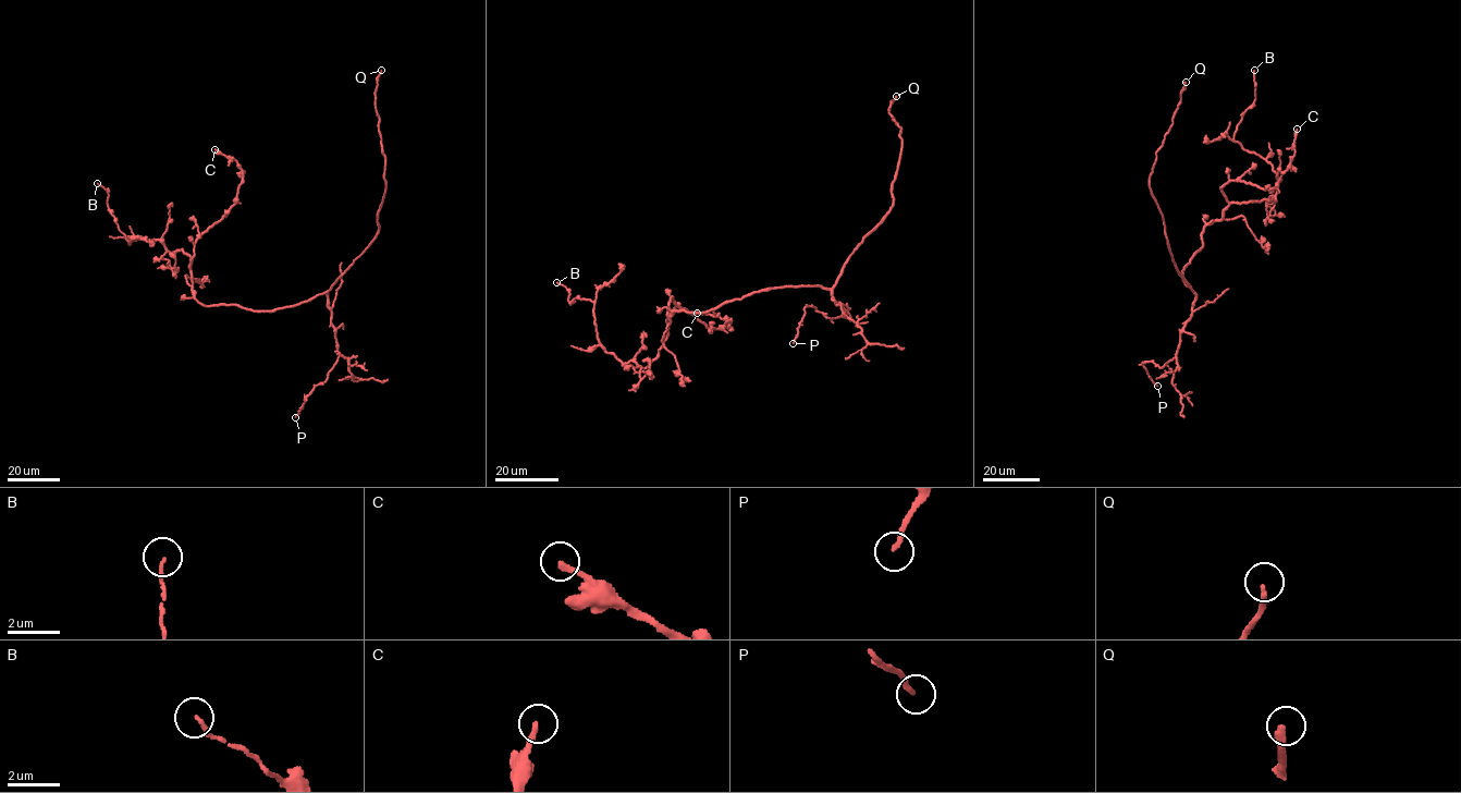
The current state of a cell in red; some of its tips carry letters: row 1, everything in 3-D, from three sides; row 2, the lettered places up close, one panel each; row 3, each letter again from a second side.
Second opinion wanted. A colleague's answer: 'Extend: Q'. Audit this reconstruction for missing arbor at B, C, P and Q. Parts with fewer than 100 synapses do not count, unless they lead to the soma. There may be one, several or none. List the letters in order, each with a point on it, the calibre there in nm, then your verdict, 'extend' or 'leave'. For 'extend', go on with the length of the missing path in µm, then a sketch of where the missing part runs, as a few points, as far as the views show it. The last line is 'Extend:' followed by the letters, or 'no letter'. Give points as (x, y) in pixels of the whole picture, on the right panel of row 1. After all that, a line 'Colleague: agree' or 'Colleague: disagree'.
B: (1254, 70) | 130 nm | leave
C: (1297, 129) | 200 nm | leave
P: (1157, 386) | 180 nm | leave
Q: (1186, 82) | 240 nm | extend | 70 µm | (1186, 82), (1186, 69), (1181, 65), (1186, 46), (1182, 20)
Extend: Q
Colleague: agree

